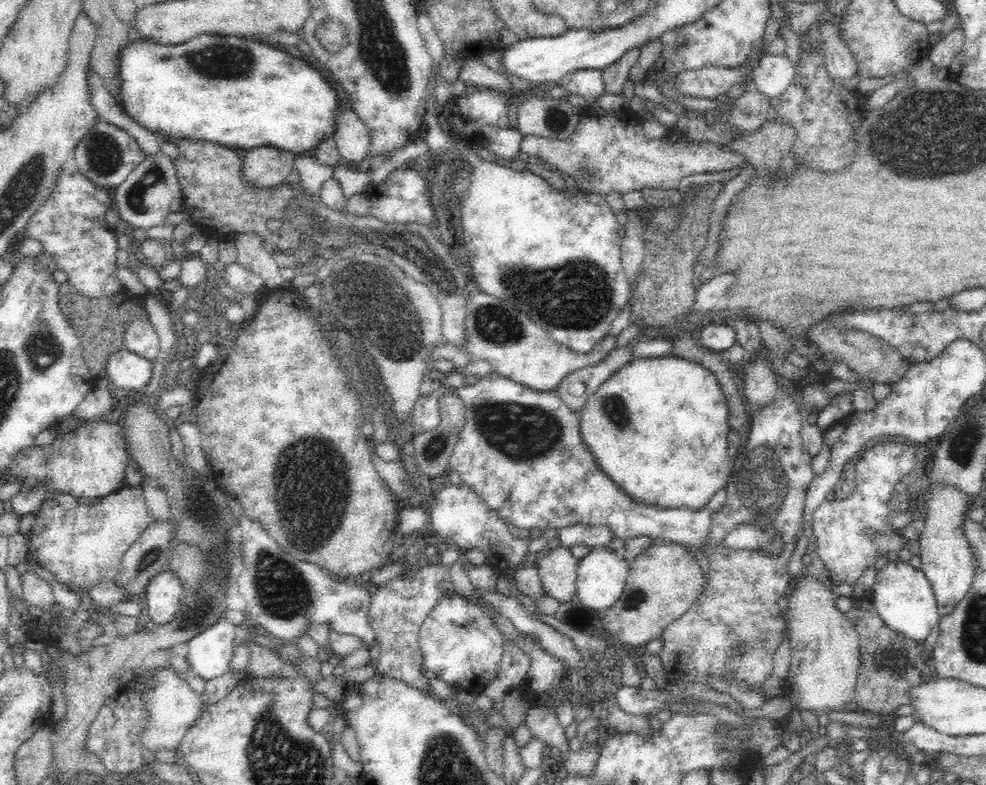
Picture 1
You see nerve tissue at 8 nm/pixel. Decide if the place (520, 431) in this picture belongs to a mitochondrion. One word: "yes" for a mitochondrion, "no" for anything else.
yes

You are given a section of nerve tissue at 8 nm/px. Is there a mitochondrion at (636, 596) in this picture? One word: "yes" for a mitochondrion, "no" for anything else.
yes

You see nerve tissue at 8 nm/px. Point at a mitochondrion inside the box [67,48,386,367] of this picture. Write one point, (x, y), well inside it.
(103, 151)

